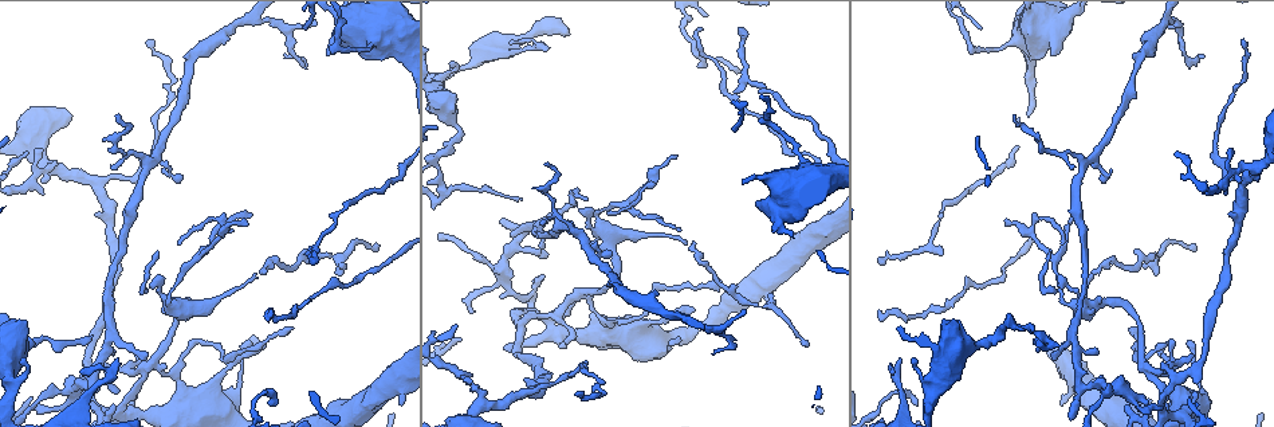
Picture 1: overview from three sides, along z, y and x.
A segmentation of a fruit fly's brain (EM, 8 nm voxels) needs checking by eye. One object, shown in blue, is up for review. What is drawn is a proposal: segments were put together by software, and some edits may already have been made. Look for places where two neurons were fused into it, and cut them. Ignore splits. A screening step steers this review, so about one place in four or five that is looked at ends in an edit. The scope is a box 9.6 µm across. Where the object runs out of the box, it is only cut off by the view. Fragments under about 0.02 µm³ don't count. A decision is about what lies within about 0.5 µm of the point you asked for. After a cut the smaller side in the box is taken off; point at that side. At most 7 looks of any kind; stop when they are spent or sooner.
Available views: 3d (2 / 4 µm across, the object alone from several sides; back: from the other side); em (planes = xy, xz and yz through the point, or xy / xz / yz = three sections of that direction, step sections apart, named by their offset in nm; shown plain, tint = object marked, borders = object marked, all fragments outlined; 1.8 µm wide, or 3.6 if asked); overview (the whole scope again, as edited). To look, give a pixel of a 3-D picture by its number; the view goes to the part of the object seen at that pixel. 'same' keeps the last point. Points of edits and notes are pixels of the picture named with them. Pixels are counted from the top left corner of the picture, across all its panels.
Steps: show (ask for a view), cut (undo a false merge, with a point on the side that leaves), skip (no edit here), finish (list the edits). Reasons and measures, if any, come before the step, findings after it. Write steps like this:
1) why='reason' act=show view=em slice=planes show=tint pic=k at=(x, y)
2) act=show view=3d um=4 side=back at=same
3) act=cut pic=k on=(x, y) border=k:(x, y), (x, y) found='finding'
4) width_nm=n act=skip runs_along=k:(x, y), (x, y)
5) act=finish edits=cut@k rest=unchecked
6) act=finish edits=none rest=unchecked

why='abrupt turn' act=show view=em slice=planes show=tint pic=1 at=(335, 46)

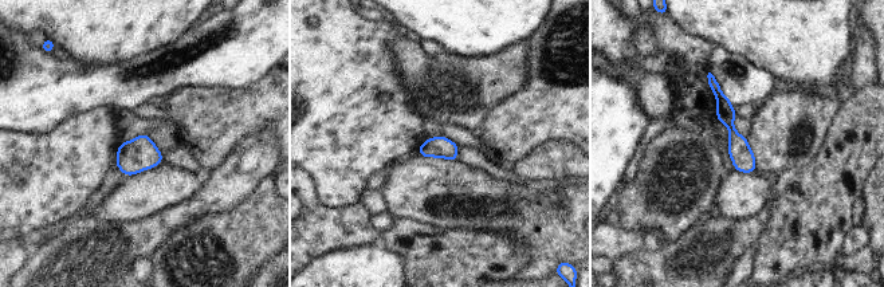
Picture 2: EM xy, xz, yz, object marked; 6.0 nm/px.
act=skip runs_along=2:(711, 79), (749, 169) found='continuous, no second neuron'

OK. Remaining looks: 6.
why='thick turns thin' act=show view=em um=3.6 slice=xy step=16 show=tint pic=1 at=(816, 183)

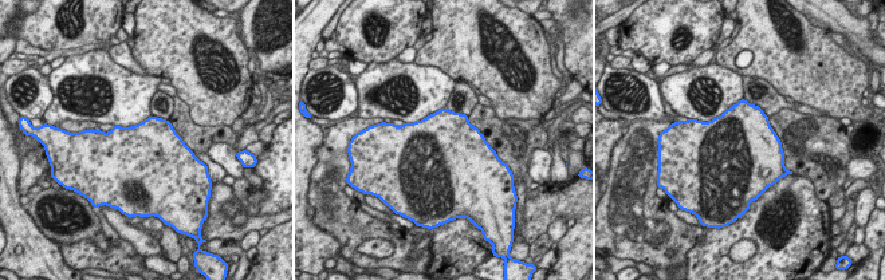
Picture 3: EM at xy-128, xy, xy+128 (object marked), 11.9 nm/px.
act=skip found='one neuron here'

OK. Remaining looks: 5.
why='branch point' act=show view=3d um=2 pic=1 at=(576, 231)

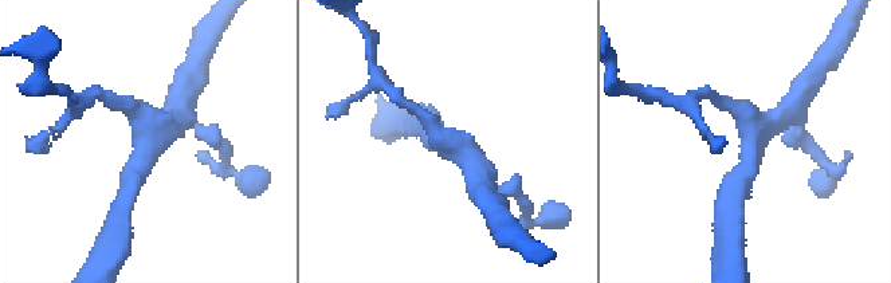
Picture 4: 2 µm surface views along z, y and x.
why='now the EM' act=show view=em slice=planes show=tint pic=4 at=(156, 133)

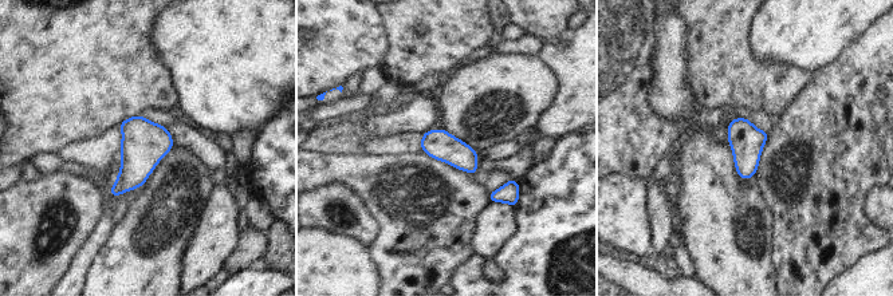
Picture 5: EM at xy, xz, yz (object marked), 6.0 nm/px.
width_nm=180 act=skip found='continuous, no second neuron'

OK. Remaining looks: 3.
act=finish edits=none rest=unchecked

